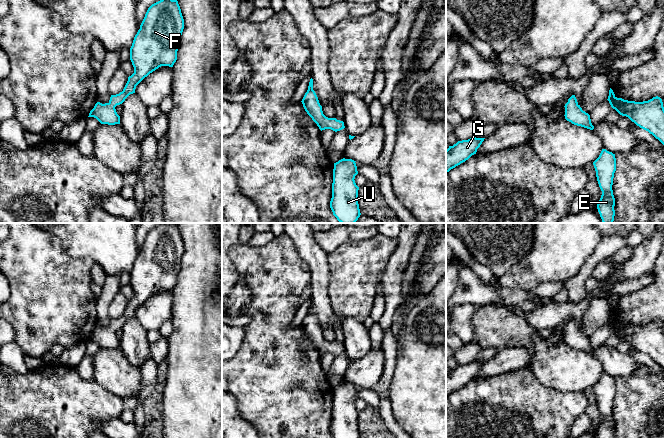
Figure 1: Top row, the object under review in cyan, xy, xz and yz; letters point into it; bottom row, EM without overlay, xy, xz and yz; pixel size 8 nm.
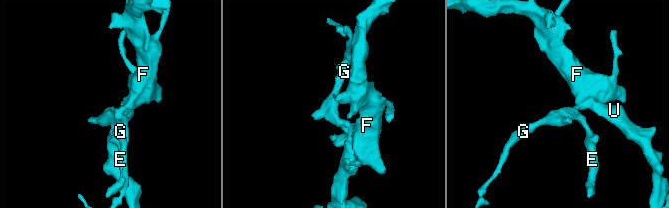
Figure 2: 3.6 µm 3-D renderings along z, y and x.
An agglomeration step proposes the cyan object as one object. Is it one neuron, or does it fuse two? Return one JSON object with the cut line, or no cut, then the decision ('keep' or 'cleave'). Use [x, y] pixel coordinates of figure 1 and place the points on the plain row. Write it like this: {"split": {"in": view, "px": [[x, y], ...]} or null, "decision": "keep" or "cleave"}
{"split": null, "decision": "keep"}

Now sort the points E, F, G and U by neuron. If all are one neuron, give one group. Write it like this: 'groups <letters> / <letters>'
groups E F G U

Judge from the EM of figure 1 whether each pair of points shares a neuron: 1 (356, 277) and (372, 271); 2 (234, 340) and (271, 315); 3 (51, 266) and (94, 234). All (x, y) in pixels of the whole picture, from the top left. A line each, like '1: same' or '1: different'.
1: same
2: different
3: different

